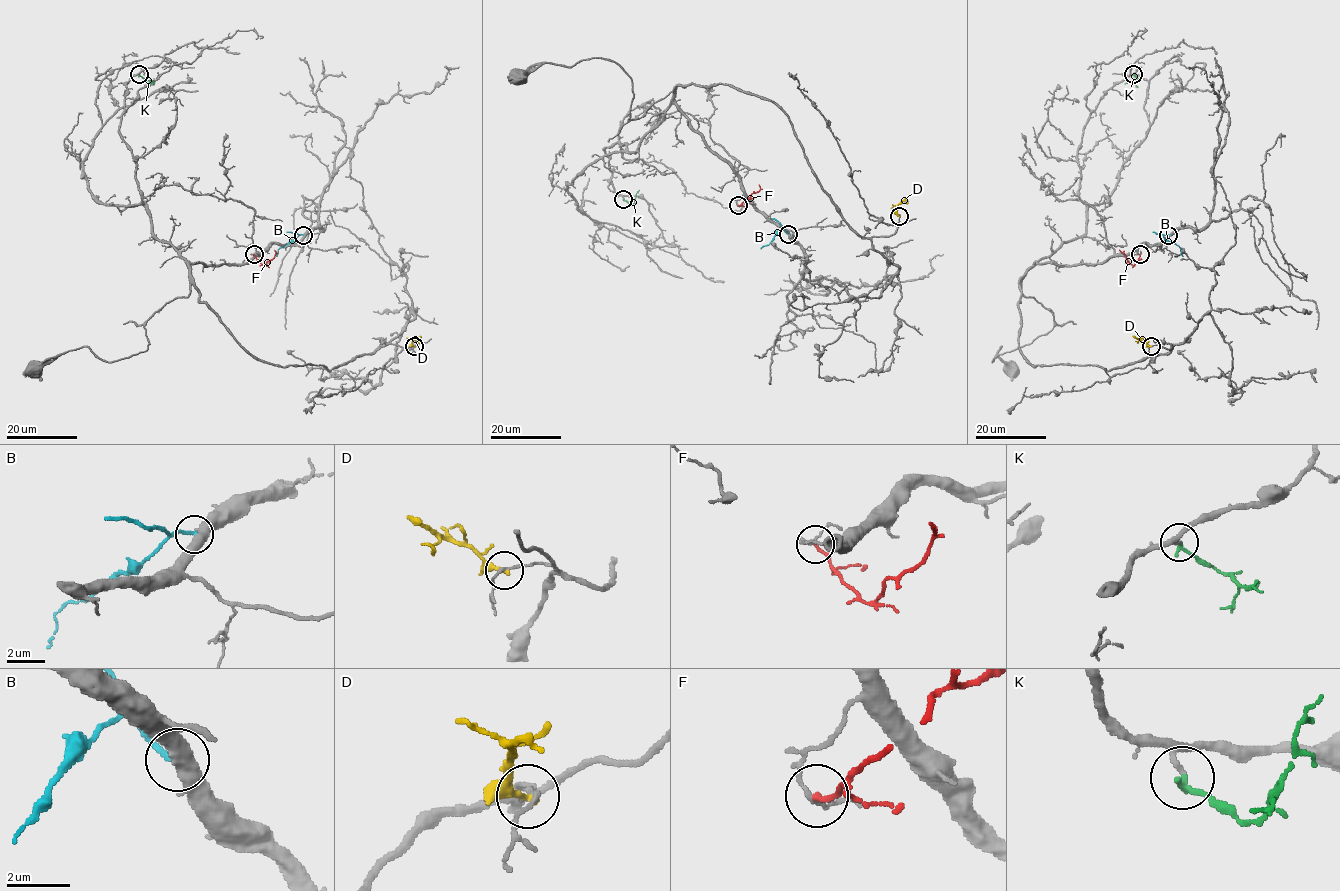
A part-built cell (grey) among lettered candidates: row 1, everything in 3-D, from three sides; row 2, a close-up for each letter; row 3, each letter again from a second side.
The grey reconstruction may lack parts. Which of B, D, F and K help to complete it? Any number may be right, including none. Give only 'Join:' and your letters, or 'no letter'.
Join: K

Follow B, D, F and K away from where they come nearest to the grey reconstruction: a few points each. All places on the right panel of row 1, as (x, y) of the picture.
B: (1168, 234), (1163, 237), (1179, 247), (1183, 256)
D: (1151, 346), (1135, 341)
F: (1139, 255), (1132, 265), (1119, 249)
K: (1133, 74), (1138, 79), (1124, 84)

